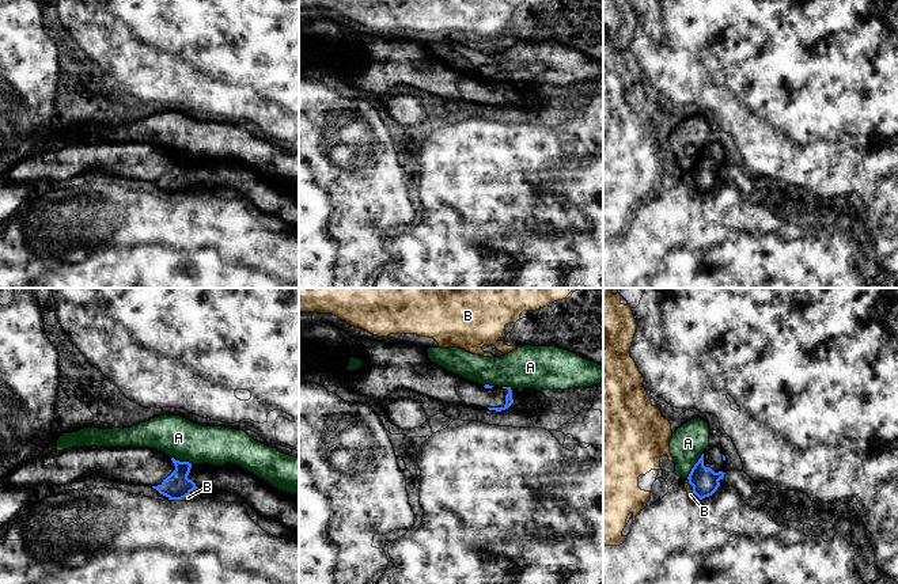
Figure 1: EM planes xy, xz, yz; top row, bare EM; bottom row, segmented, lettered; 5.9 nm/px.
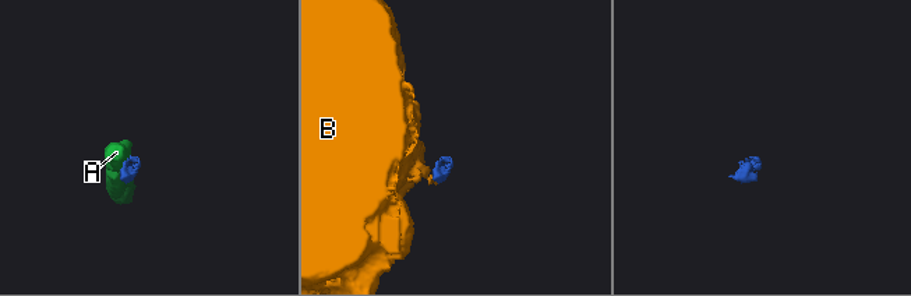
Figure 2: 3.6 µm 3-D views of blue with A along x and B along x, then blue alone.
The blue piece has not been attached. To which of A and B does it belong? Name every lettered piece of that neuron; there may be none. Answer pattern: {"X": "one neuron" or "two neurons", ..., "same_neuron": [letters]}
{"A": "two neurons", "B": "two neurons", "same_neuron": []}

